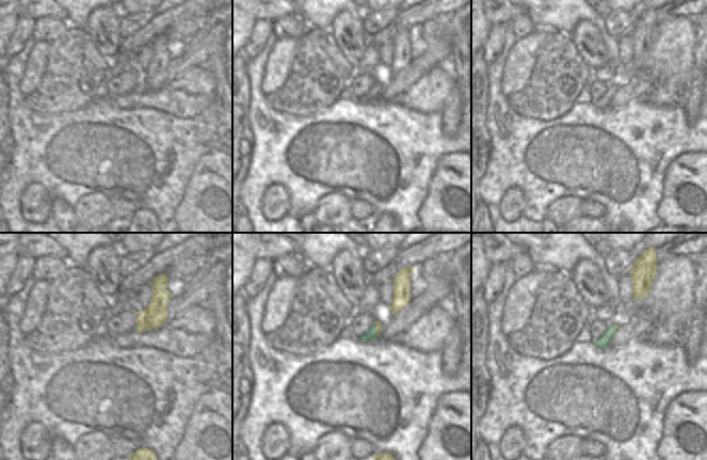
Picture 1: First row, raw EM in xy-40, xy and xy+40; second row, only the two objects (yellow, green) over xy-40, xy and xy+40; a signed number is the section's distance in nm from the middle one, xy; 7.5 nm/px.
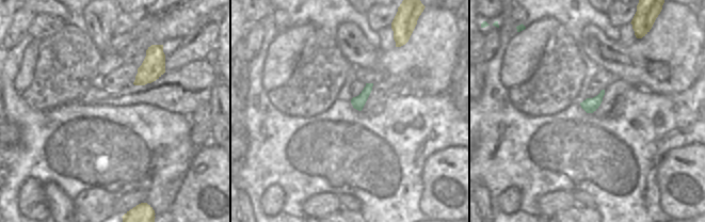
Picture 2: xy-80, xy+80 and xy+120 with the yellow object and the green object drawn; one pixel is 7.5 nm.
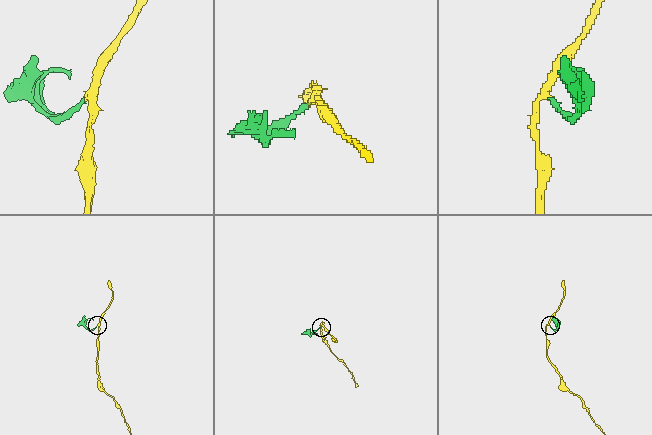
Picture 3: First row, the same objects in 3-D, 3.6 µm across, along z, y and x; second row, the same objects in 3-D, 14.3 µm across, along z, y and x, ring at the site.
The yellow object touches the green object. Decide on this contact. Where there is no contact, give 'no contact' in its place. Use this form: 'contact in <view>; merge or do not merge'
contact in xy; do not merge

